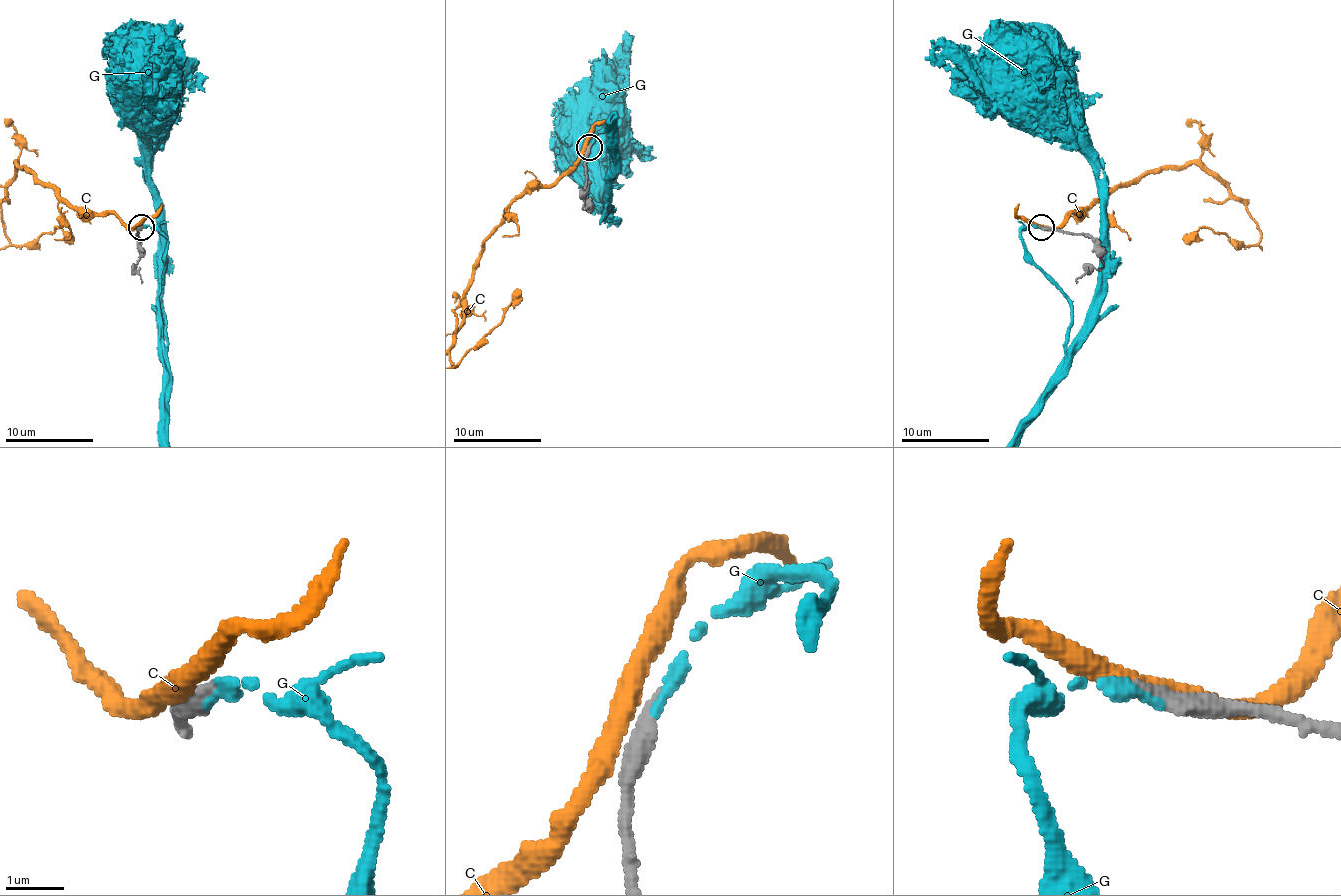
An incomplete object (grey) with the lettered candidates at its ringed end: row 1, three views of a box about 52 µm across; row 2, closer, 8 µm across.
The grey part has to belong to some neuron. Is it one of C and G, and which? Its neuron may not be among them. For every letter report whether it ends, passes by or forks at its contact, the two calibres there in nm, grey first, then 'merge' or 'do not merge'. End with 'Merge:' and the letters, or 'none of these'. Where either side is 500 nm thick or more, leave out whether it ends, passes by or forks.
C: it passes by; calibres 400 and 360 nm; do not merge
G: it ends; calibres 320 and 200 nm; merge
Merge: G

